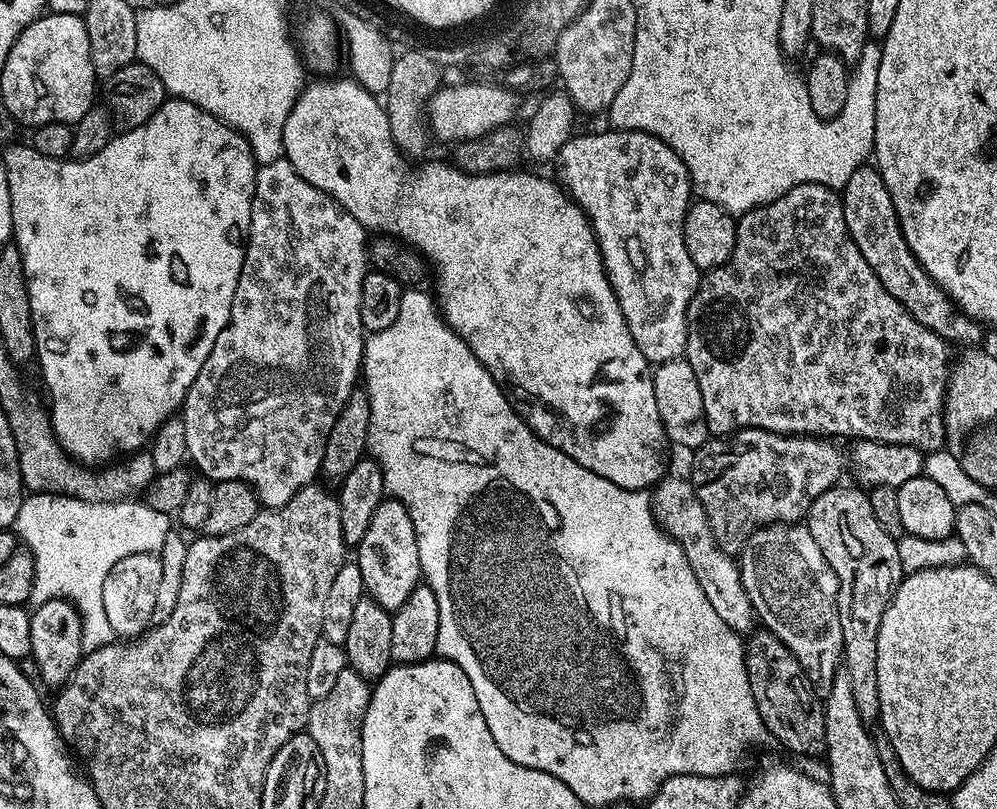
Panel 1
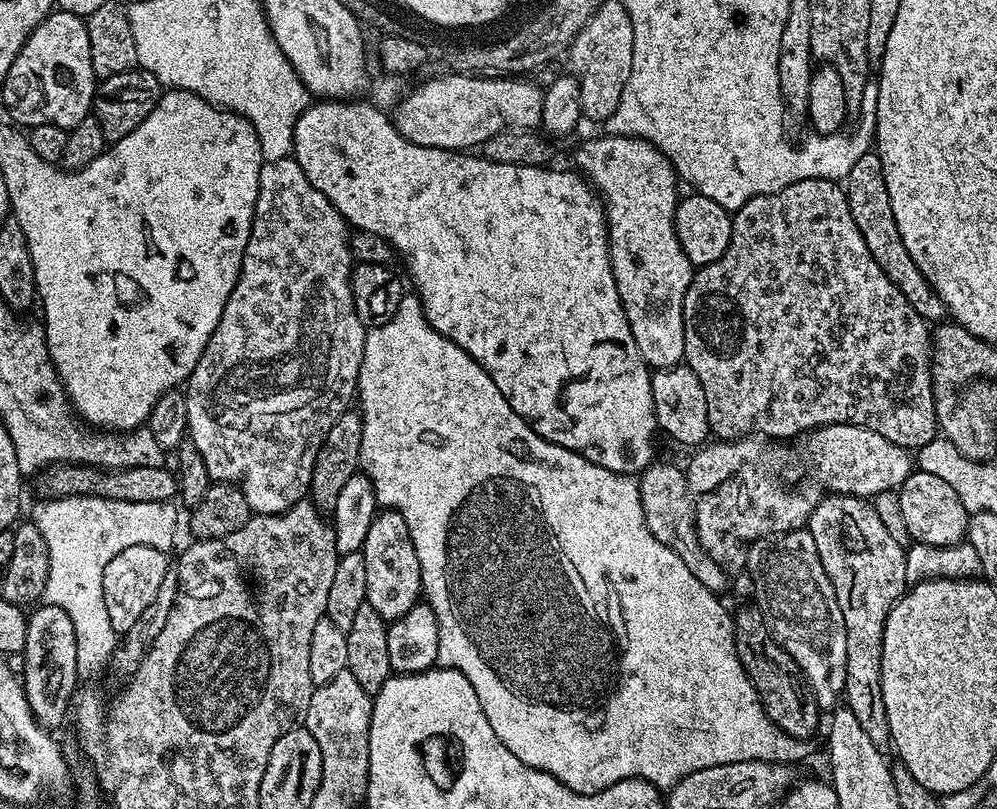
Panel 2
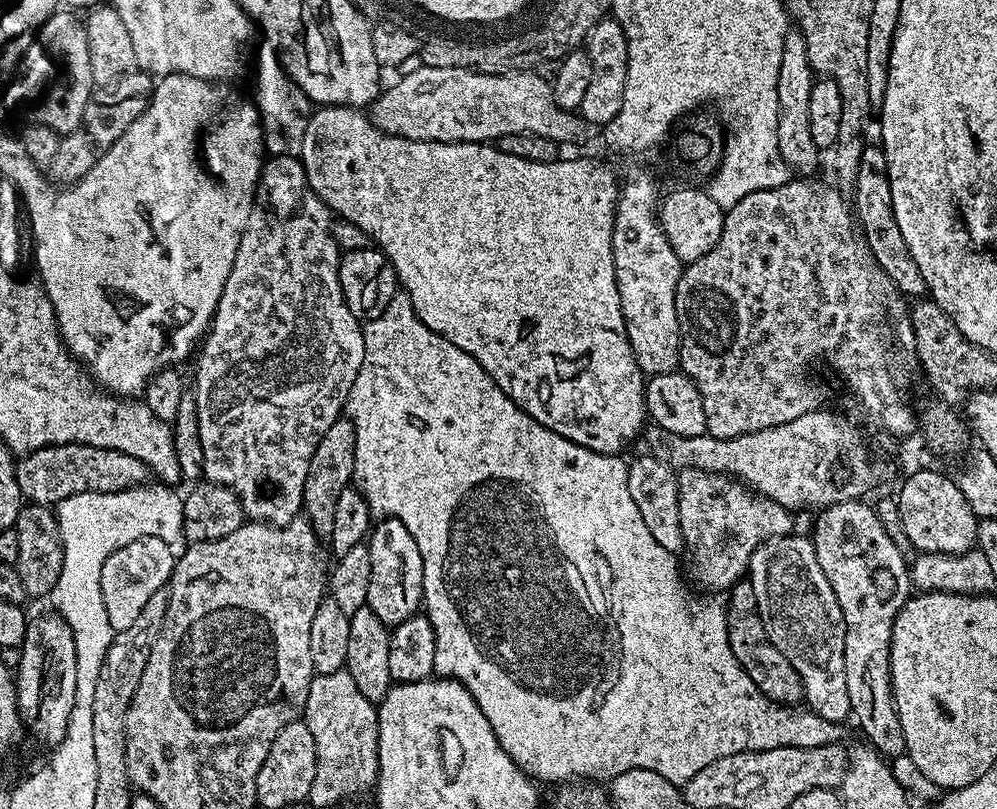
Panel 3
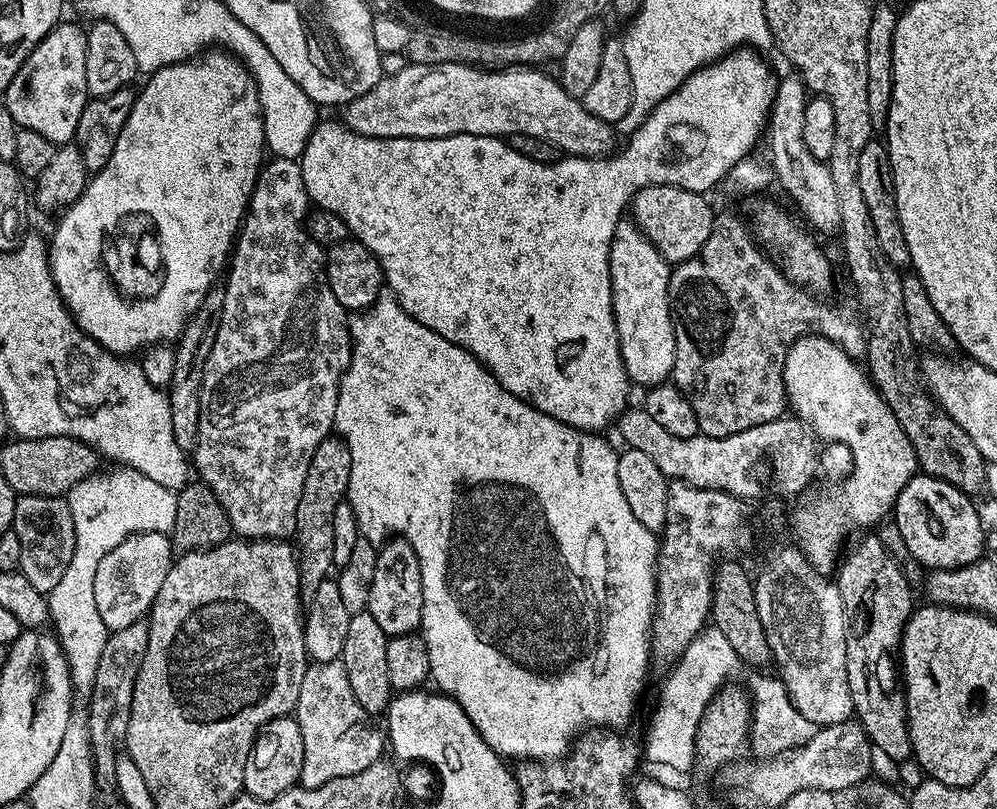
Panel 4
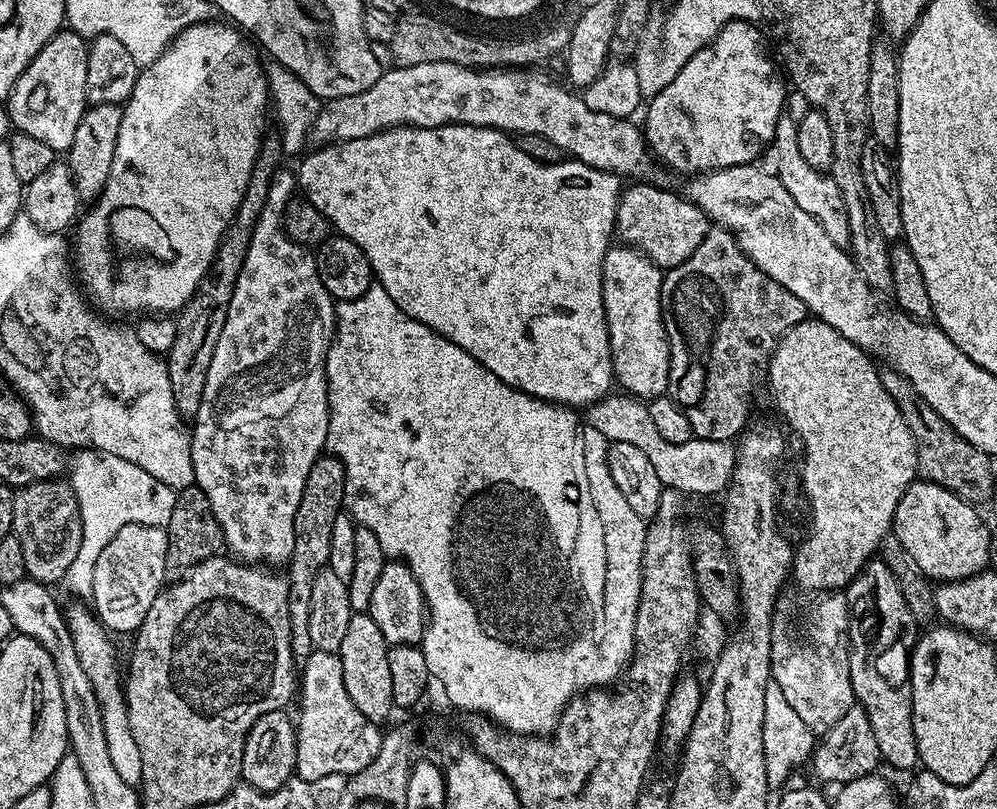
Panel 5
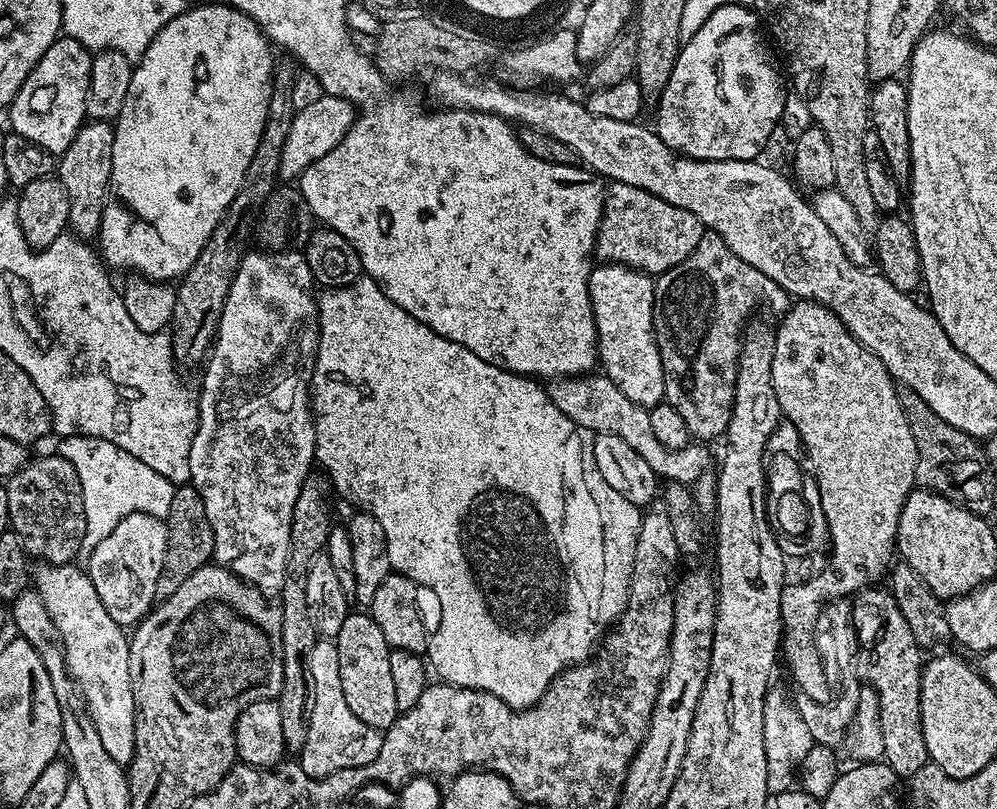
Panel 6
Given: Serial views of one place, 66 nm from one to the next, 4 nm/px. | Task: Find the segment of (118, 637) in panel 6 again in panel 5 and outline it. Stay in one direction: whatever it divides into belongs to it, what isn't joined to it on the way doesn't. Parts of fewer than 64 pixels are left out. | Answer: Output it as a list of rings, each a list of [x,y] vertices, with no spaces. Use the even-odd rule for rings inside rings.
[[[87,607],[85,608],[68,608],[66,612],[68,629],[74,638],[74,650],[78,650],[82,670],[86,670],[86,678],[90,678],[94,686],[94,694],[98,698],[98,706],[102,712],[102,730],[106,732],[106,747],[114,762],[114,767],[131,788],[139,789],[142,778],[142,754],[138,754],[138,742],[134,742],[134,734],[130,731],[128,701],[124,698],[125,685],[122,683],[122,668],[121,665],[120,668],[116,665],[113,637],[95,615]]]

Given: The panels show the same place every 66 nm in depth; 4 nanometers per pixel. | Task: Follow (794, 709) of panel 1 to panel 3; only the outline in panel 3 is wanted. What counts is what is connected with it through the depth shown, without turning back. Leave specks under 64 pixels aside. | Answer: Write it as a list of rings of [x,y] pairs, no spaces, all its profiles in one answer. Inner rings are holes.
[[[745,578],[732,585],[727,593],[726,611],[728,613],[728,641],[730,650],[734,650],[734,658],[750,674],[750,682],[762,690],[765,698],[773,704],[781,706],[799,705],[804,698],[802,686],[794,666],[790,666],[790,658],[766,634],[766,626],[762,622],[762,614],[758,614],[758,598],[754,594],[751,579]]]

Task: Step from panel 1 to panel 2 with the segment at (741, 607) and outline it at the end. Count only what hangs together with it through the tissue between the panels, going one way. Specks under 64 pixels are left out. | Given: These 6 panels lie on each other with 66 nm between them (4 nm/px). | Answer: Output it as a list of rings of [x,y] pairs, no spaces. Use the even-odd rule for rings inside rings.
[[[653,462],[639,473],[638,483],[640,485],[640,497],[642,498],[642,514],[646,518],[646,526],[662,546],[670,546],[682,562],[686,562],[686,567],[690,569],[690,574],[706,586],[706,590],[717,594],[723,593],[723,588],[730,580],[729,573],[722,571],[718,562],[710,558],[710,554],[704,552],[698,538],[696,529],[696,505],[692,502],[692,495],[688,489],[688,477],[683,467],[675,468],[672,464],[659,464]]]

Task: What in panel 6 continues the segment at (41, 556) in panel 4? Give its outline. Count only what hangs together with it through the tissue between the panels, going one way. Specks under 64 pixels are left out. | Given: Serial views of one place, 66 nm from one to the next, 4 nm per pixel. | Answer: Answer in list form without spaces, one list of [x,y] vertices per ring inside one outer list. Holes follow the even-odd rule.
[[[58,454],[29,459],[28,463],[7,477],[8,523],[22,538],[29,557],[46,564],[71,564],[84,548],[86,510],[78,470]]]

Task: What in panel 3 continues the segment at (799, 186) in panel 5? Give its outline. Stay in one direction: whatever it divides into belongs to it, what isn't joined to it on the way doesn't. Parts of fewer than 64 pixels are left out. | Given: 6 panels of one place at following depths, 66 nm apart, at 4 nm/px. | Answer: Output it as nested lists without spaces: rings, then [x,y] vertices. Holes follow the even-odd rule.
[[[790,30],[782,42],[782,66],[778,66],[778,150],[789,168],[800,174],[812,174],[816,168],[818,149],[810,138],[810,90],[814,73],[806,54],[806,38],[798,30]]]

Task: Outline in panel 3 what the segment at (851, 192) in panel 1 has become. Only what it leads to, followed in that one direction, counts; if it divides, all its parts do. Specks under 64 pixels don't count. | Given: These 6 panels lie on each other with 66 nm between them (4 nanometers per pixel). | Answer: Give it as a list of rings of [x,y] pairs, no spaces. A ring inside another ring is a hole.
[[[865,146],[862,150],[862,158],[858,162],[855,196],[854,214],[871,259],[883,270],[897,293],[908,298],[923,297],[928,287],[922,278],[922,270],[918,270],[918,262],[914,262],[910,246],[906,246],[906,238],[902,238],[902,230],[898,230],[898,218],[894,218],[894,202],[890,198],[890,178],[886,170],[886,154],[883,148]]]

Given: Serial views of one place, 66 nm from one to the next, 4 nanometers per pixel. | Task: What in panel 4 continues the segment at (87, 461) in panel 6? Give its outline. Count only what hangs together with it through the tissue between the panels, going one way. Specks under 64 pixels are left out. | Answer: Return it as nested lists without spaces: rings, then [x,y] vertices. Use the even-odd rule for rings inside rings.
[[[113,468],[116,468],[113,472],[101,471],[86,477],[66,494],[74,518],[74,554],[70,566],[66,566],[66,574],[62,574],[62,582],[47,593],[48,615],[51,623],[56,623],[54,635],[68,659],[74,696],[80,702],[87,702],[92,696],[98,658],[102,658],[102,646],[106,646],[110,635],[102,622],[102,614],[98,614],[98,606],[94,606],[94,574],[98,562],[102,562],[104,555],[114,550],[118,542],[139,532],[171,533],[174,518],[178,518],[178,502],[173,489],[158,486],[158,482],[133,468]]]

